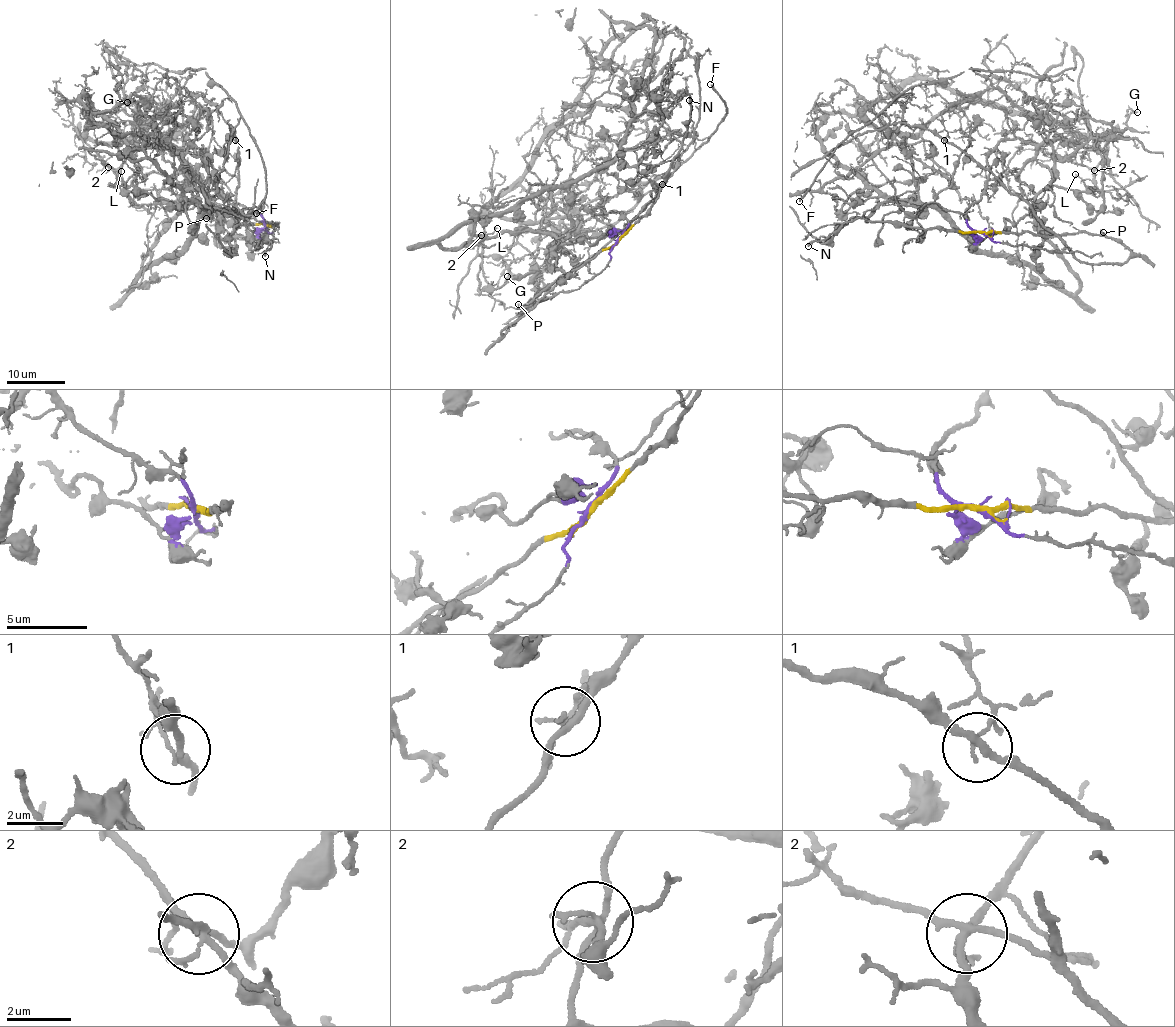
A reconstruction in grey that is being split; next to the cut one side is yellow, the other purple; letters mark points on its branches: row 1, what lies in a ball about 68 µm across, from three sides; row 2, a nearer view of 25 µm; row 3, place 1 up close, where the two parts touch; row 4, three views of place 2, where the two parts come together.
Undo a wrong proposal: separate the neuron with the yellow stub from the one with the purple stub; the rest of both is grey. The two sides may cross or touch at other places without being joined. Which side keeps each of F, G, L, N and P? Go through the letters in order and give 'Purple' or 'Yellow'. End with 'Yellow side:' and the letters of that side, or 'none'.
F: Yellow
G: Purple
L: Purple
N: Yellow
P: Yellow
Yellow side: F, N, P

